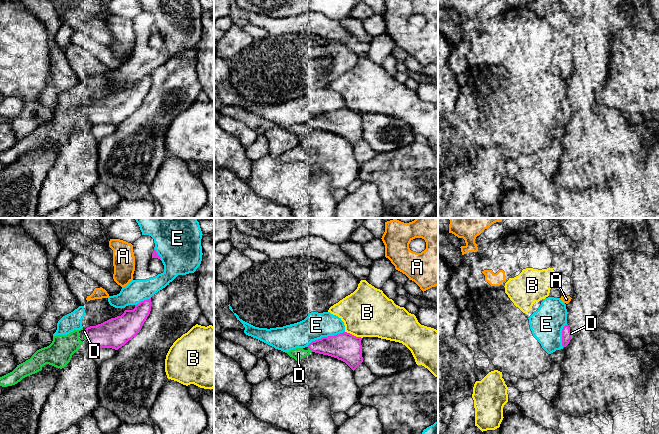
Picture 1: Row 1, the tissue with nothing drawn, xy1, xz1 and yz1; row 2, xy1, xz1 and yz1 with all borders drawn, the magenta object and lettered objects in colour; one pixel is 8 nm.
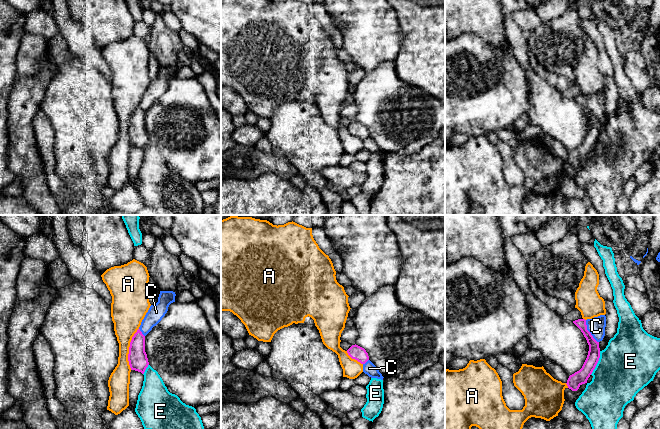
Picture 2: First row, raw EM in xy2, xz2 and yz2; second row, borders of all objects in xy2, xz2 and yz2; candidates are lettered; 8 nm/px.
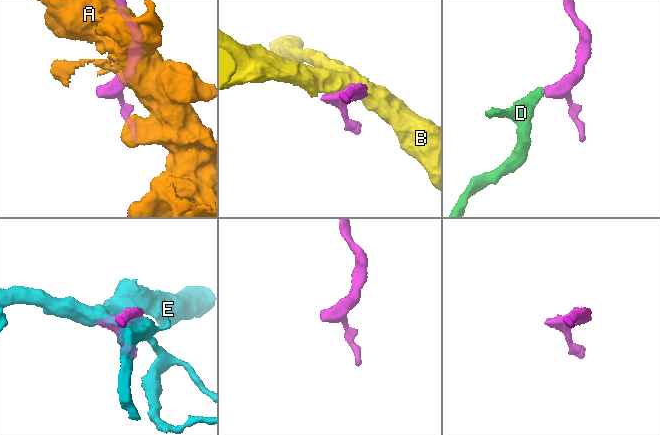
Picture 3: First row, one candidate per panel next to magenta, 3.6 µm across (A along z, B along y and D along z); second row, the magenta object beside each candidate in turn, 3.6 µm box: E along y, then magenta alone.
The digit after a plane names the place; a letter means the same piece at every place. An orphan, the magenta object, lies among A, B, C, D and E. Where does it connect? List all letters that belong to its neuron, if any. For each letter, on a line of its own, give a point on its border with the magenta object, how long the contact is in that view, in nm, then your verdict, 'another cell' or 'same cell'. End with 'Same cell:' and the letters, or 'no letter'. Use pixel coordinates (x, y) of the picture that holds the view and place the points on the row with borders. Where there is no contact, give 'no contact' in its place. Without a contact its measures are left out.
A: meets magenta in xy2 at (129, 349); contact 340 nm long; another cell
B: meets magenta in xz1 at (353, 335); contact 150 nm long; another cell
C: meets magenta in yz2 at (588, 331); contact 220 nm long; another cell
D: meets magenta in xz1 at (310, 349); contact 50 nm long; same cell
E: meets magenta in xz1 at (325, 337); contact 320 nm long; another cell
Same cell: D

